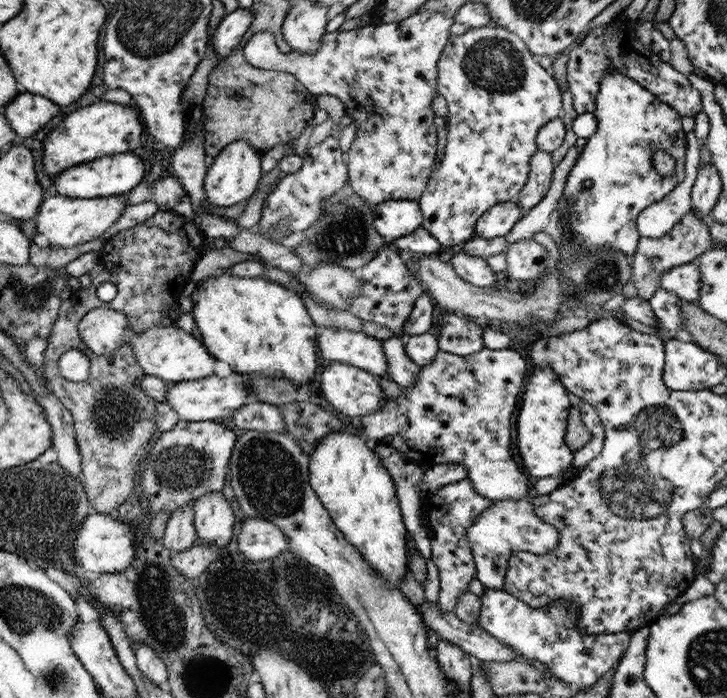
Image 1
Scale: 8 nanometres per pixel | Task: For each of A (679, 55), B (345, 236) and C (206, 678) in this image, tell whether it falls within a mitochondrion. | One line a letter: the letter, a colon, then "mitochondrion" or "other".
A: other
B: mitochondrion
C: mitochondrion

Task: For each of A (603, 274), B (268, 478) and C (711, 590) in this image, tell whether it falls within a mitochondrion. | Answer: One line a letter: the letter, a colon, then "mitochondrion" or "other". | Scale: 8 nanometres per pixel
A: mitochondrion
B: mitochondrion
C: other

